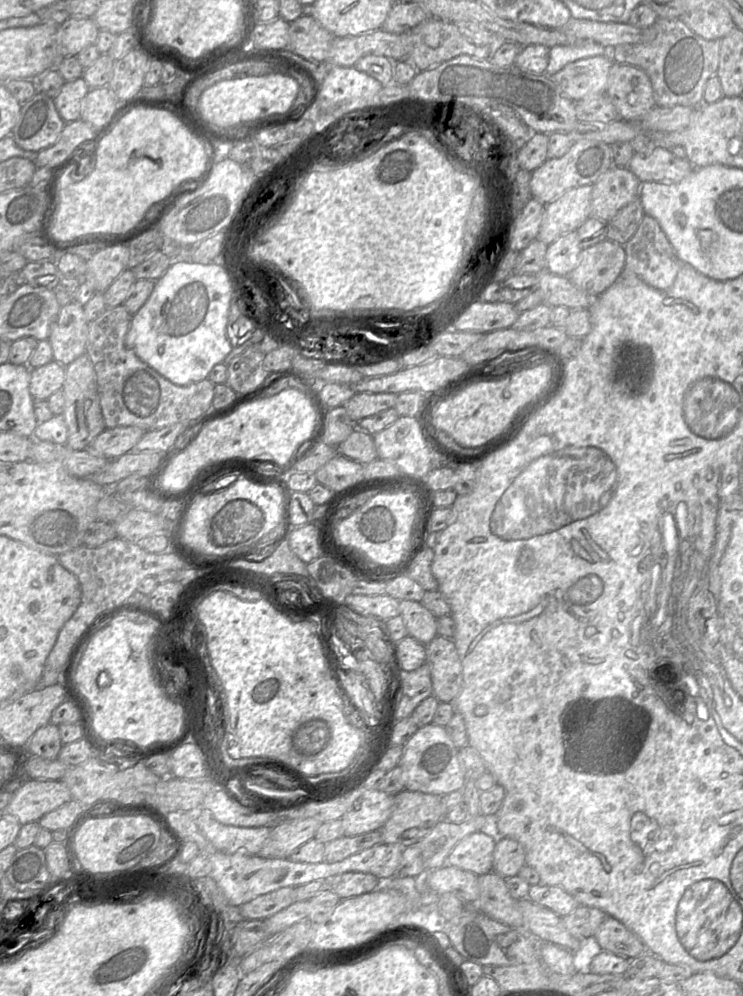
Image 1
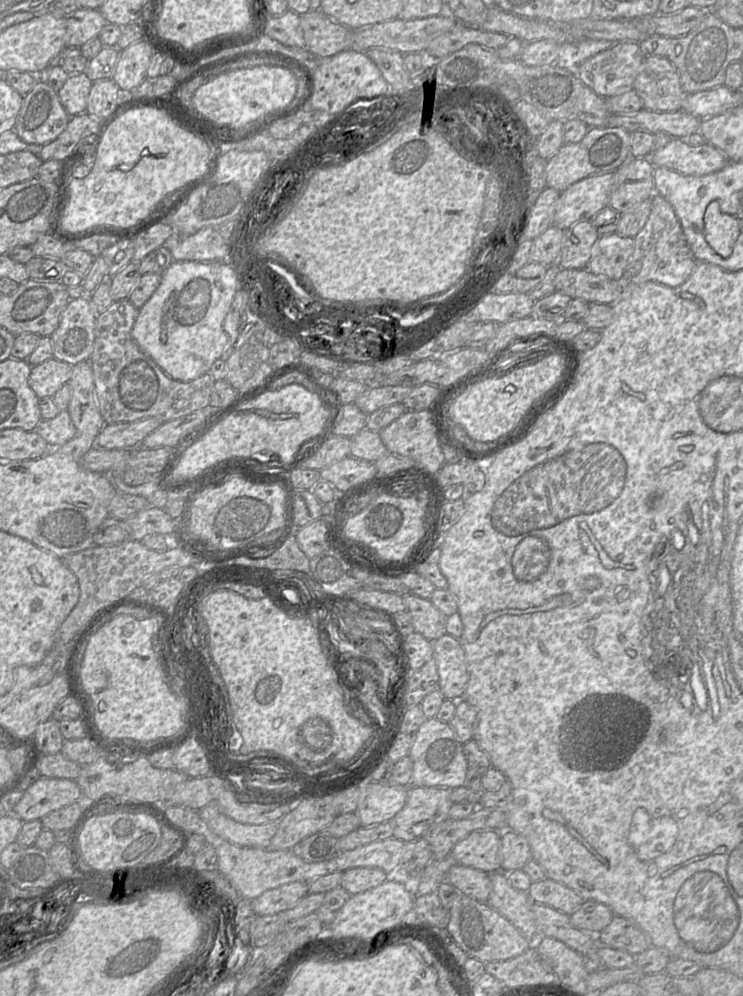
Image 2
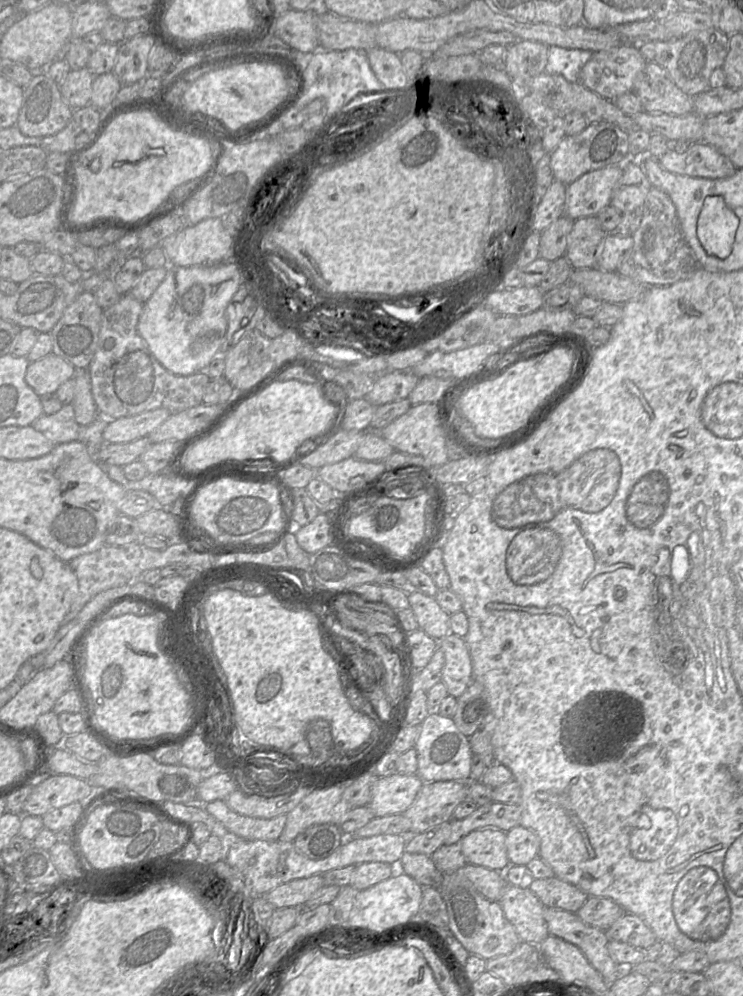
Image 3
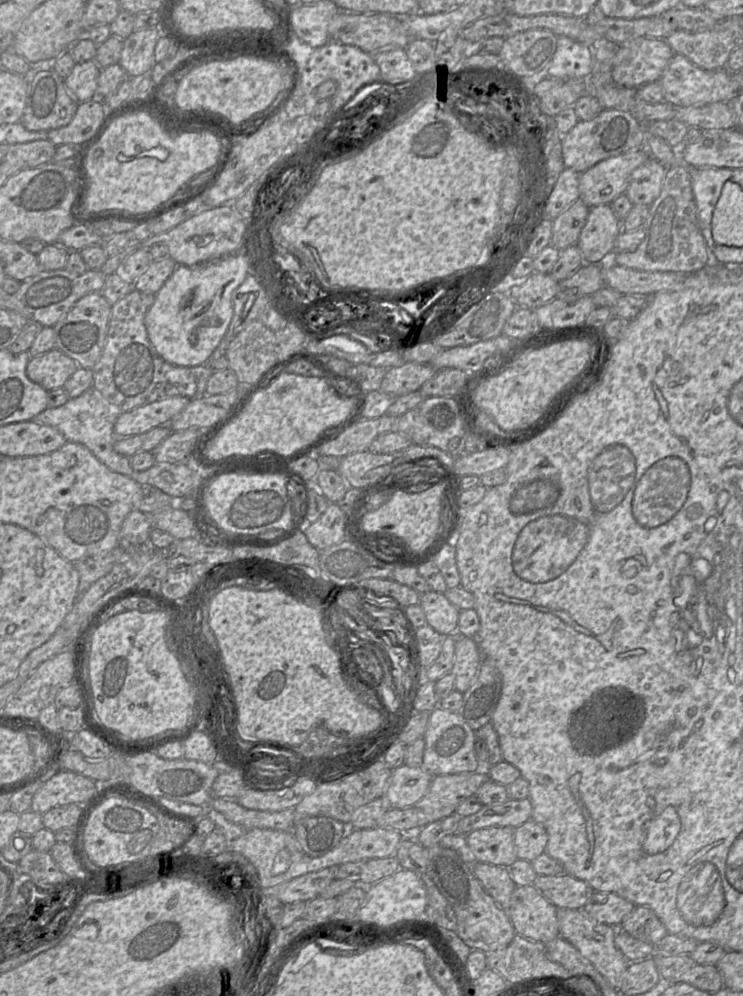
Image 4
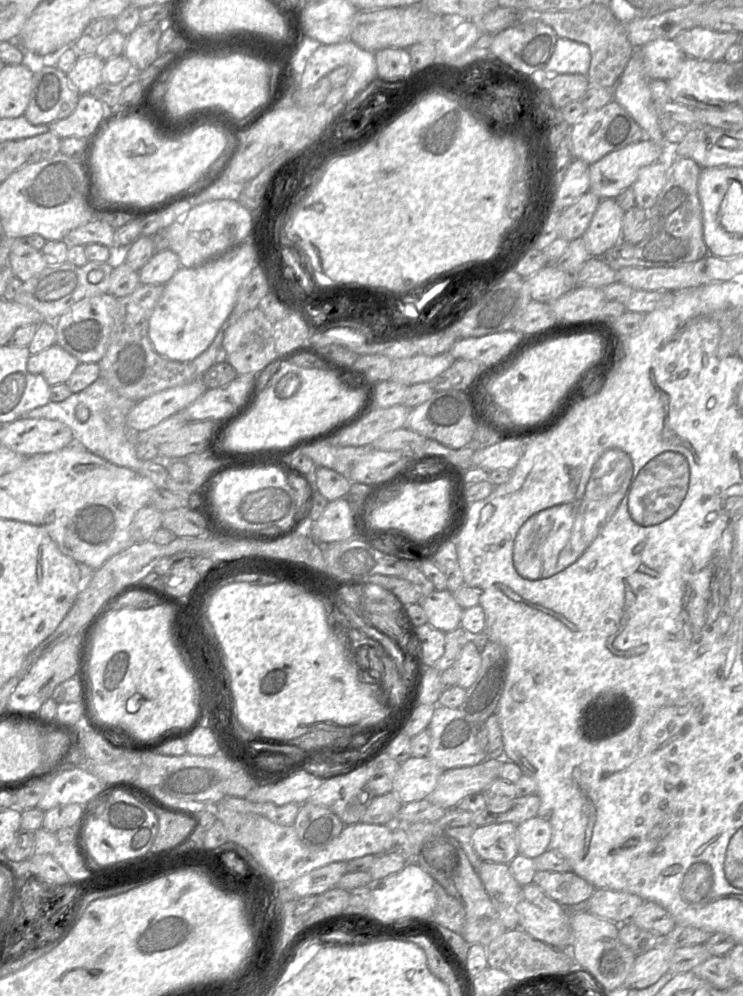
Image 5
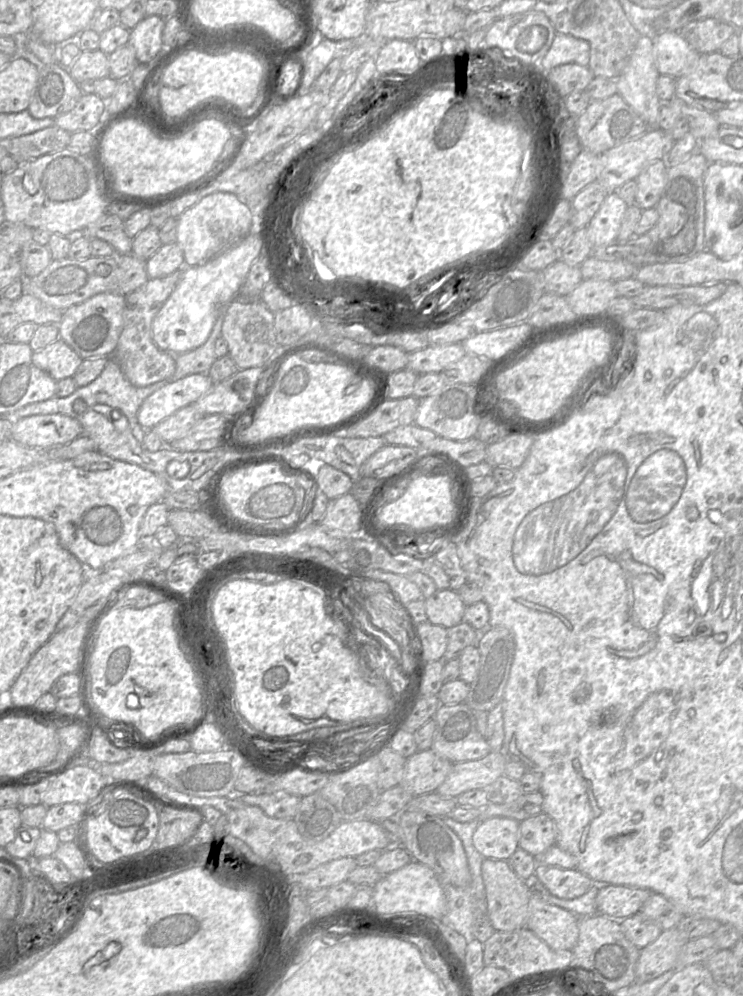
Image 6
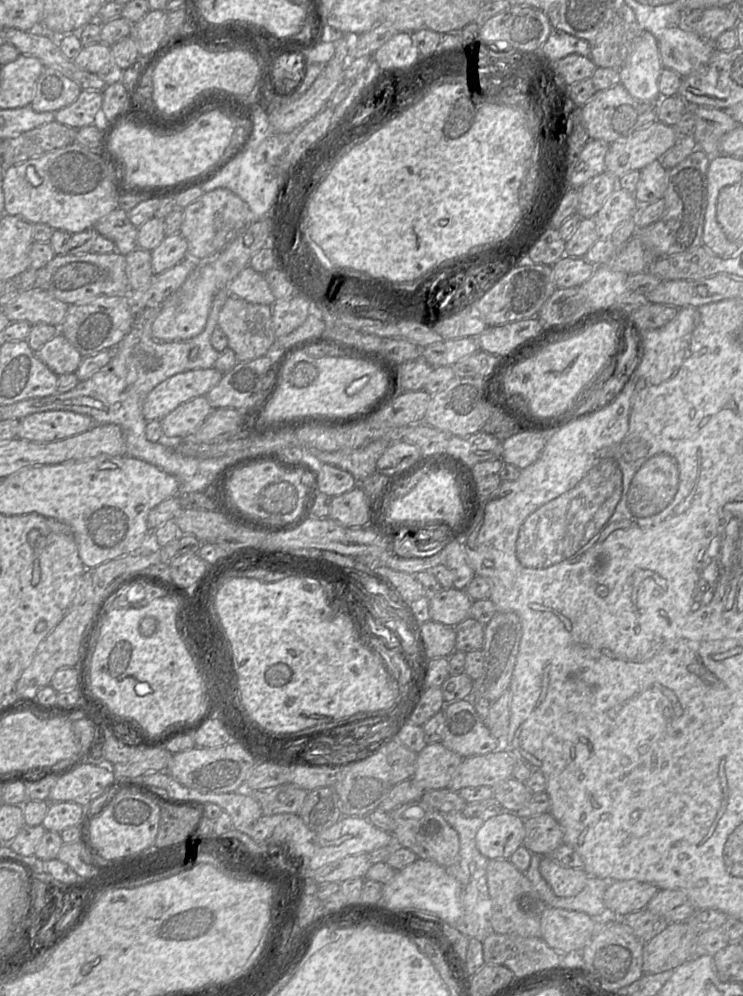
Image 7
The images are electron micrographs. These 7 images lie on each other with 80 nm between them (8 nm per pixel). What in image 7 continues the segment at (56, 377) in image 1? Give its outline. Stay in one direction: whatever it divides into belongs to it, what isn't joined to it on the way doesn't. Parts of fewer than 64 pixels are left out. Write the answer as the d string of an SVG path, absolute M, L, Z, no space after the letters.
M58 332L40 349L35 351L40 359L56 375L75 373L83 357L79 351Z

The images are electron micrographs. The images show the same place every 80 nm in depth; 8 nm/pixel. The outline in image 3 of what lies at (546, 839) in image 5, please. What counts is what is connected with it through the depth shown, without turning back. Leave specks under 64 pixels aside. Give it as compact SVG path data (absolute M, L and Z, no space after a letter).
M518 825L506 832L506 849L510 865L527 865L539 857L540 839L532 830Z

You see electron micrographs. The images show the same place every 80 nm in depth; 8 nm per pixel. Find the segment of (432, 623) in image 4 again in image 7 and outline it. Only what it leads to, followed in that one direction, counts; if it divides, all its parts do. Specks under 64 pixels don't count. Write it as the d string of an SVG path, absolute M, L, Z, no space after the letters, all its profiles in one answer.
M454 587L443 589L429 600L431 620L456 626L469 617L472 603L465 590Z

